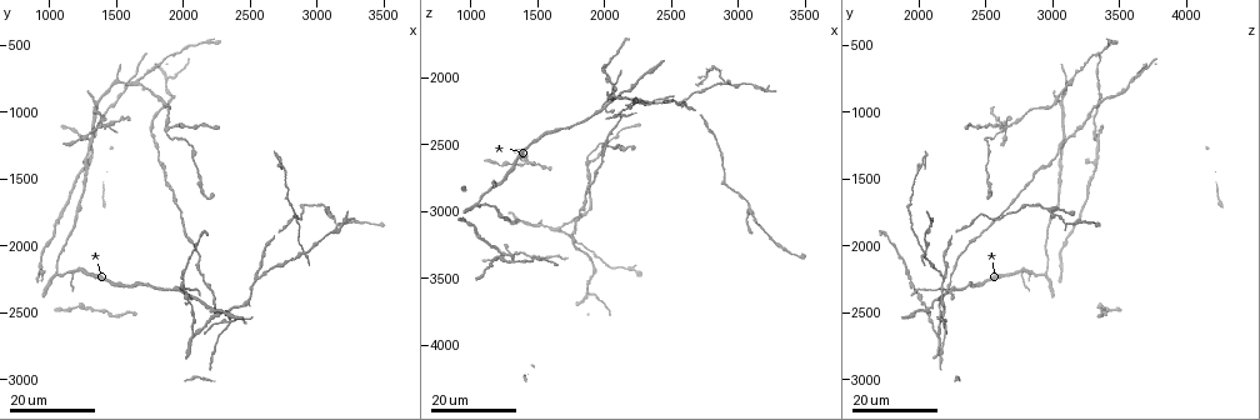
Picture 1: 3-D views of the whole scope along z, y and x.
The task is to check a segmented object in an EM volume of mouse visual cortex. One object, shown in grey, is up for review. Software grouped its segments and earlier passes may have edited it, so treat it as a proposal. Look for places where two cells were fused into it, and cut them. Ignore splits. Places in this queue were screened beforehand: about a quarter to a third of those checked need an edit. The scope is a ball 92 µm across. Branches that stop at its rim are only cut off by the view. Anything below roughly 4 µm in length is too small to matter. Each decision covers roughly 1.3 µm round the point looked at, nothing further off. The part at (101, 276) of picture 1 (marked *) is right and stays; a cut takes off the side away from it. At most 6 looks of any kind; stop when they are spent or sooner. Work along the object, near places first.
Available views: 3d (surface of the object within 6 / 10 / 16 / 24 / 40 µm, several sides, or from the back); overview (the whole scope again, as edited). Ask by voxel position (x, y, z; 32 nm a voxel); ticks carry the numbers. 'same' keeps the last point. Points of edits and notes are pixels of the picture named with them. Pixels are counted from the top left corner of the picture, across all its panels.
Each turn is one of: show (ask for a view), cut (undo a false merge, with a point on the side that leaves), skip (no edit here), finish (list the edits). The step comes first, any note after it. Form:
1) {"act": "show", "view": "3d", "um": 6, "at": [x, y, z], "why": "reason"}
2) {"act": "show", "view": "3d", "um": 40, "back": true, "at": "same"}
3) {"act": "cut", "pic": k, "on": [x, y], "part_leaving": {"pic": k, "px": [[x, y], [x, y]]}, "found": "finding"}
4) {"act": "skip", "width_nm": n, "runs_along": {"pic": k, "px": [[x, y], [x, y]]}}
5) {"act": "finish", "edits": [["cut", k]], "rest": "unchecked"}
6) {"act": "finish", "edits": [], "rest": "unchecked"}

{"act": "show", "view": "3d", "um": 16, "at": [1480, 2520, 3340], "why": "thick turns thin"}

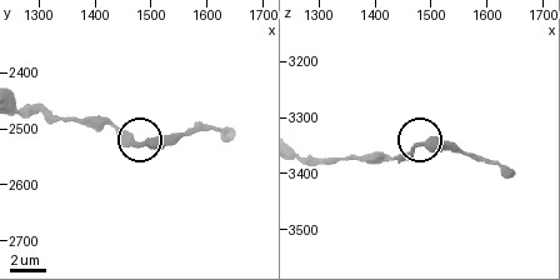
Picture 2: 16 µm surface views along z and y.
{"act": "show", "view": "3d", "um": 6, "at": [1490, 2525, 3350]}

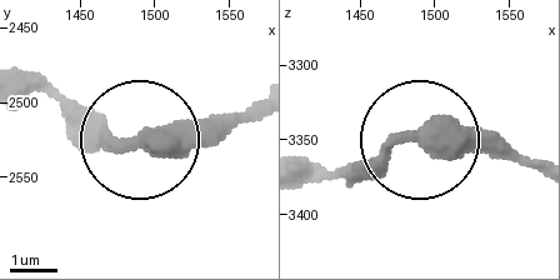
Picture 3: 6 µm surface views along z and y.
{"act": "skip", "found": "continuous, no second cell"}

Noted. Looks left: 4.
{"act": "show", "view": "3d", "um": 24, "at": [3100, 1740, 2980], "why": "branch point"}

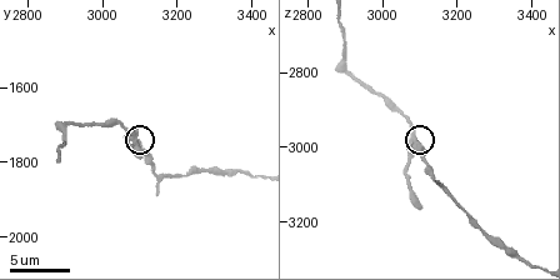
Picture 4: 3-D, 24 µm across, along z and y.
{"act": "show", "view": "3d", "um": 6, "at": [3080, 1750, 2980]}

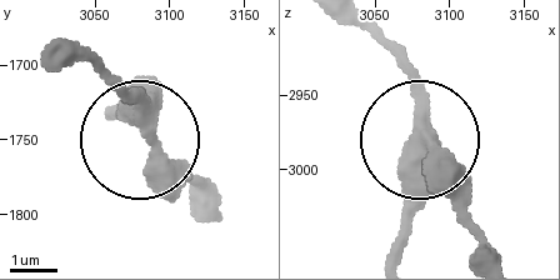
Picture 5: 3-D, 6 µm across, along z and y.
{"act": "skip", "width_nm": 410, "runs_along": {"pic": 5, "px": [[354, 20], [414, 91], [421, 151], [401, 255]]}, "found": "all the same cell"}

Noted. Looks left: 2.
{"act": "show", "view": "3d", "um": 16, "at": [2900, 2040, 2040], "why": "four or more arms meet"}

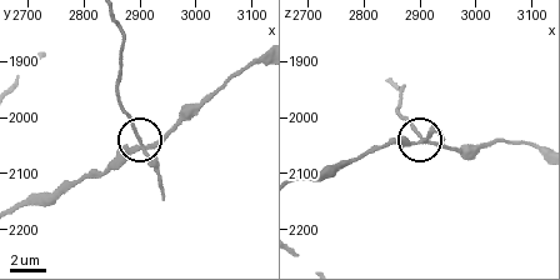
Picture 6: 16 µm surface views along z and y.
{"act": "show", "view": "3d", "um": 10, "at": [2905, 2050, 2035]}

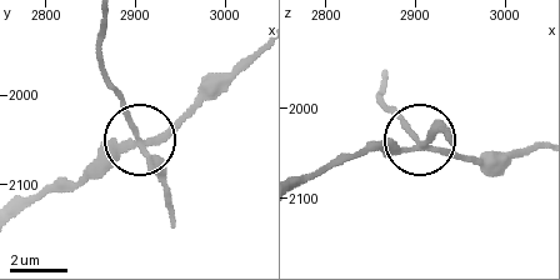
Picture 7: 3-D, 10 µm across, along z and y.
{"act": "cut", "pic": 7, "on": [161, 180], "part_leaving": {"pic": 7, "px": [[143, 140], [104, 71], [101, 21]]}, "found": "a second cell is stuck on"}

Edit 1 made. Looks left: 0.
{"act": "finish", "edits": [["cut", 7]], "rest": "unchecked"}

